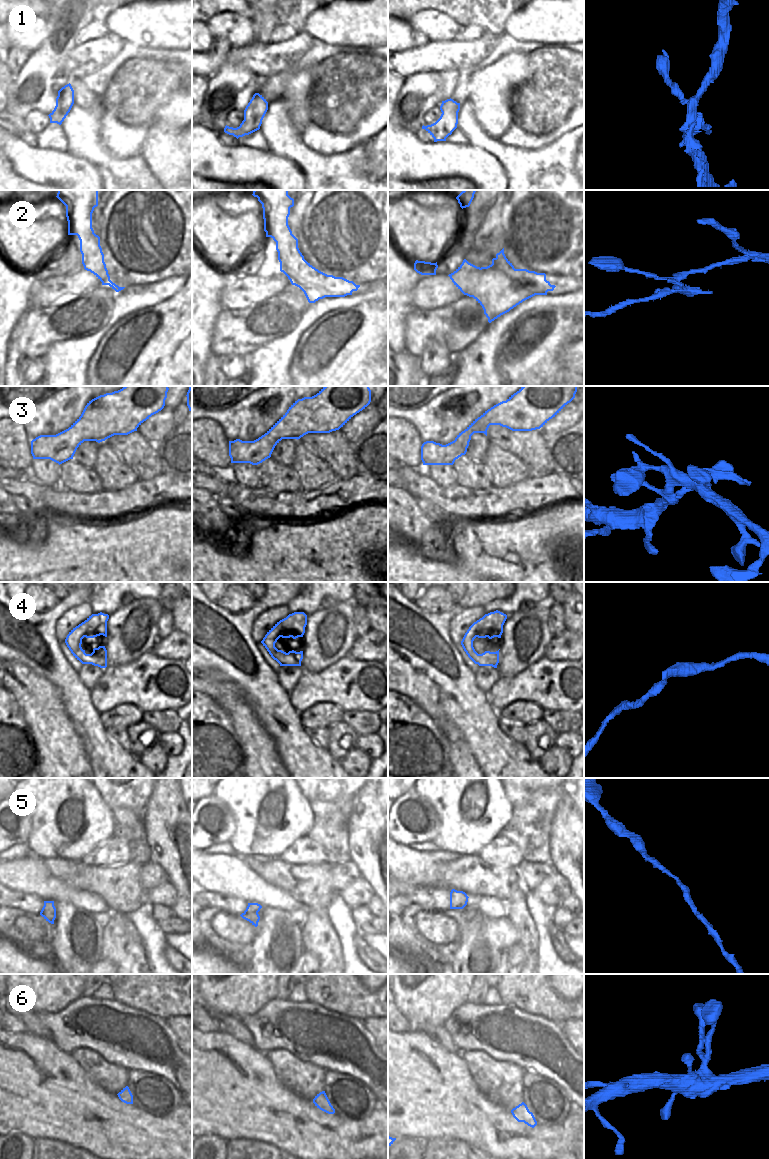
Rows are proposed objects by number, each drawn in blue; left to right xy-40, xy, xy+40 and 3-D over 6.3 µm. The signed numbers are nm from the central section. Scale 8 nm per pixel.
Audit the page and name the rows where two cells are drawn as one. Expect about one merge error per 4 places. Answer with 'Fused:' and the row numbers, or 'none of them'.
Fused: 2

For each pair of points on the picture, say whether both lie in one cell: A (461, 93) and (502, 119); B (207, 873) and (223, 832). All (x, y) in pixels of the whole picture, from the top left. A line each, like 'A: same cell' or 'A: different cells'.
A: different cells
B: different cells

